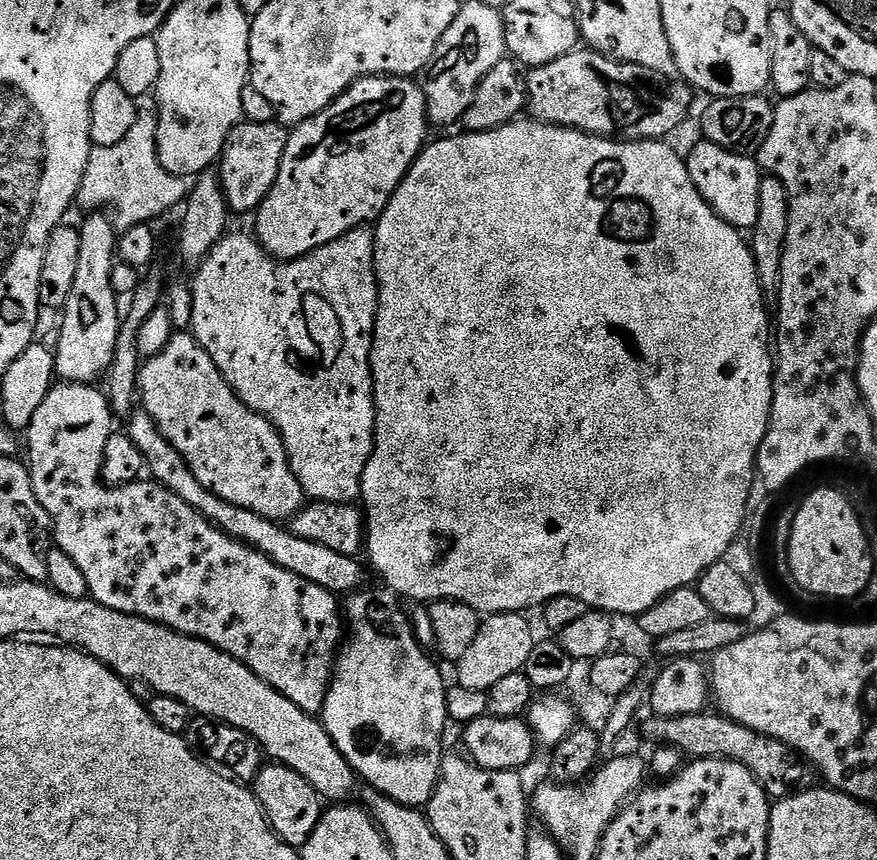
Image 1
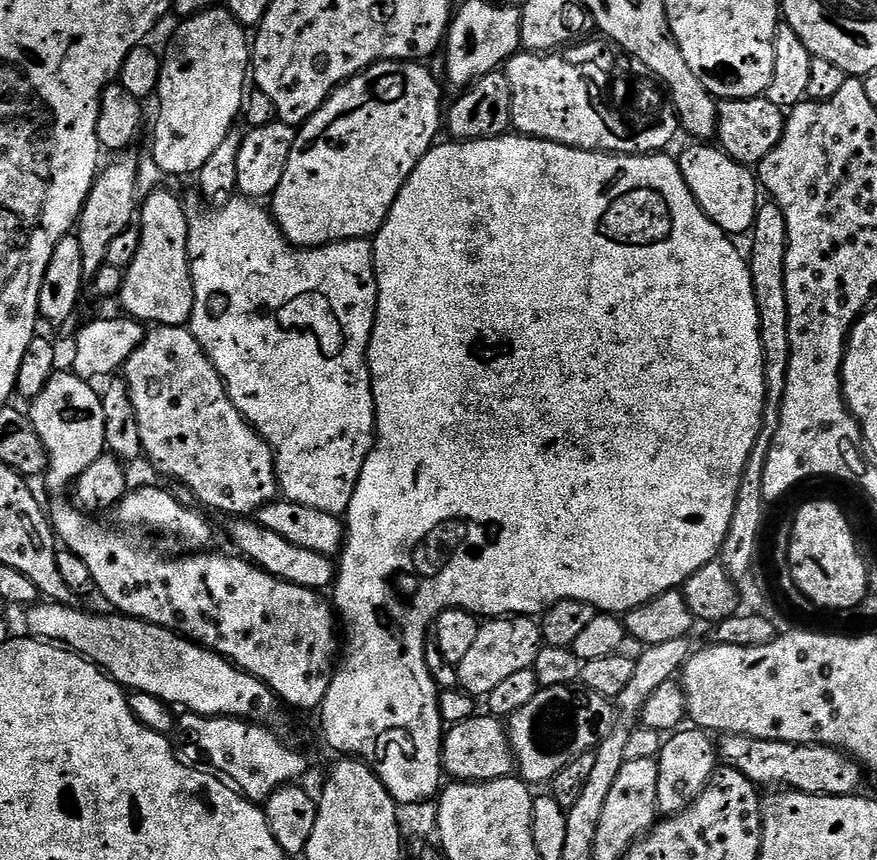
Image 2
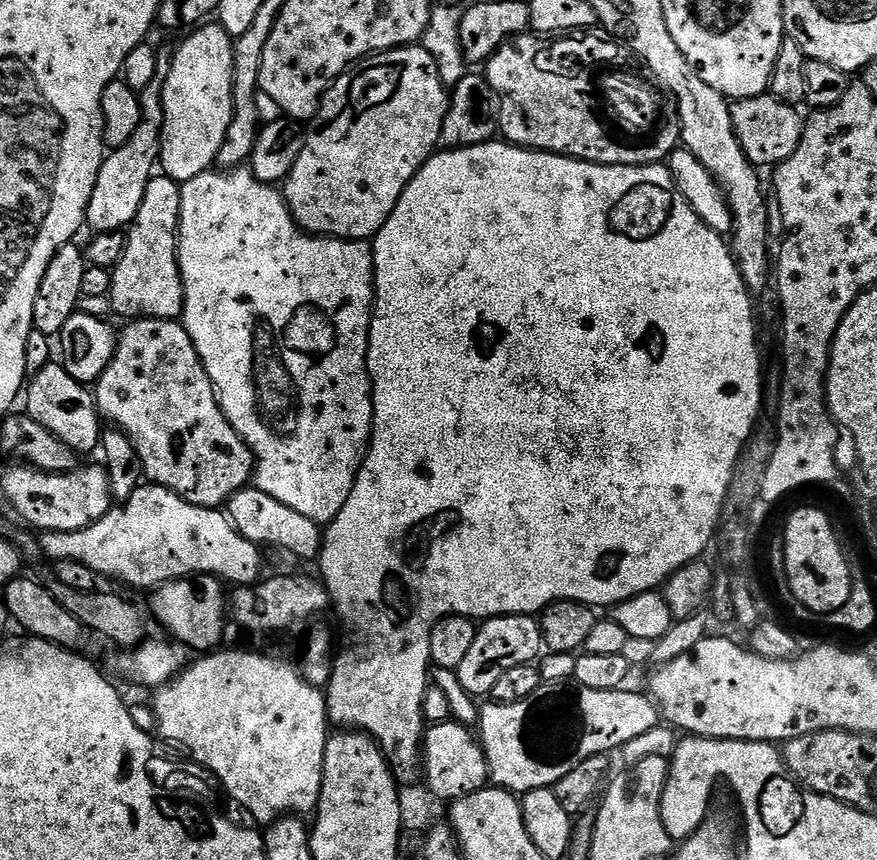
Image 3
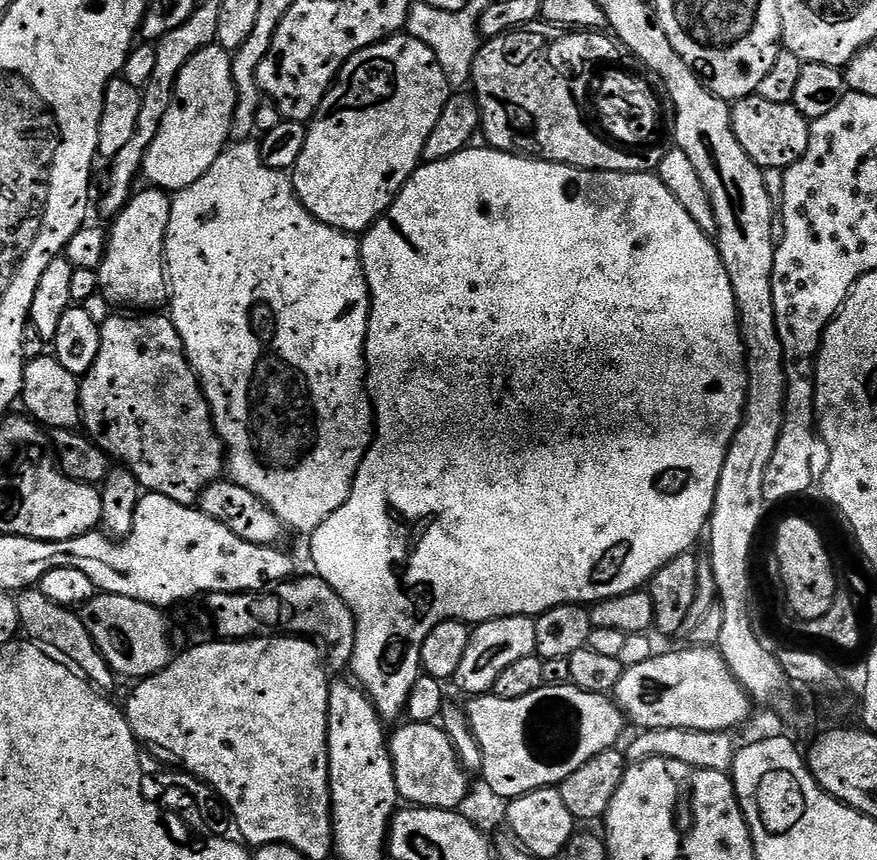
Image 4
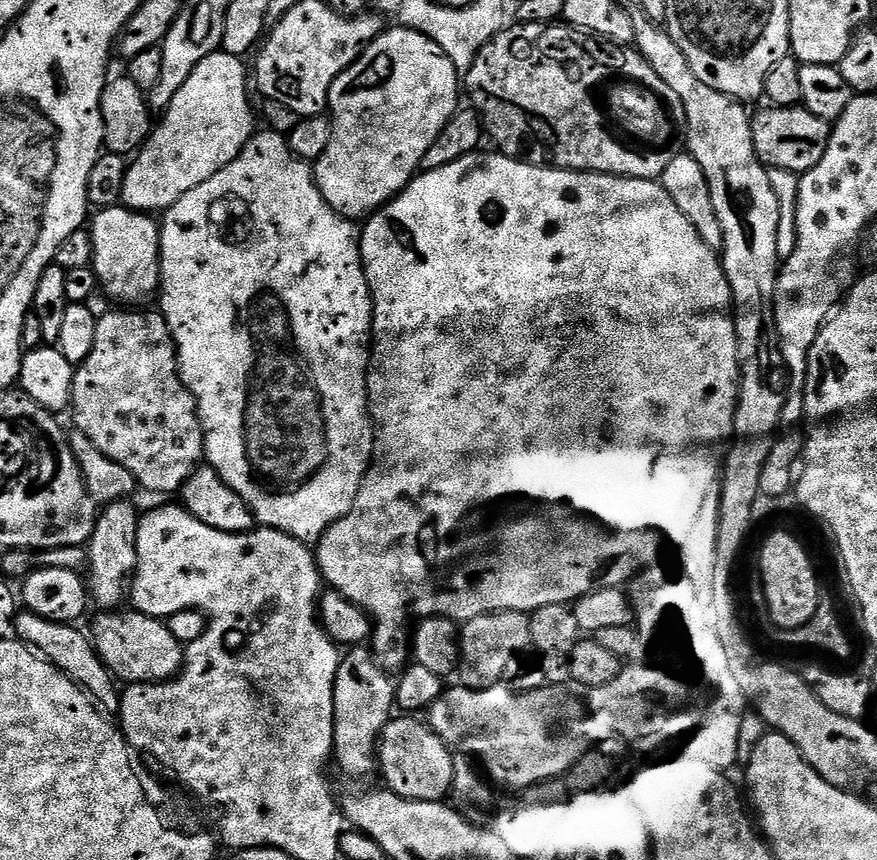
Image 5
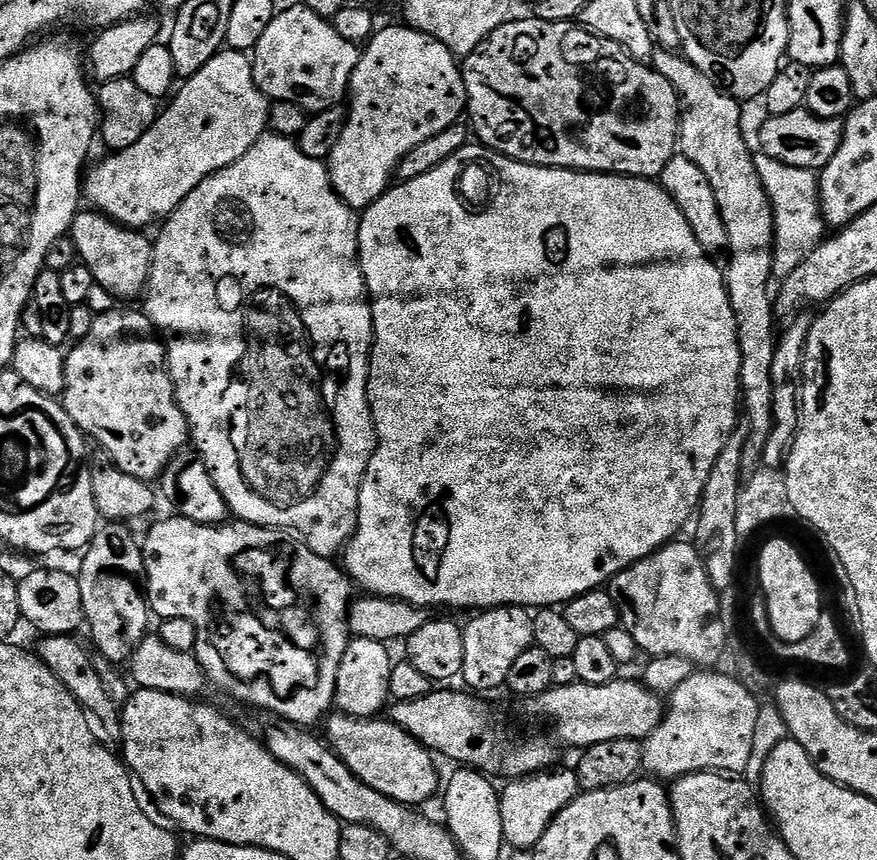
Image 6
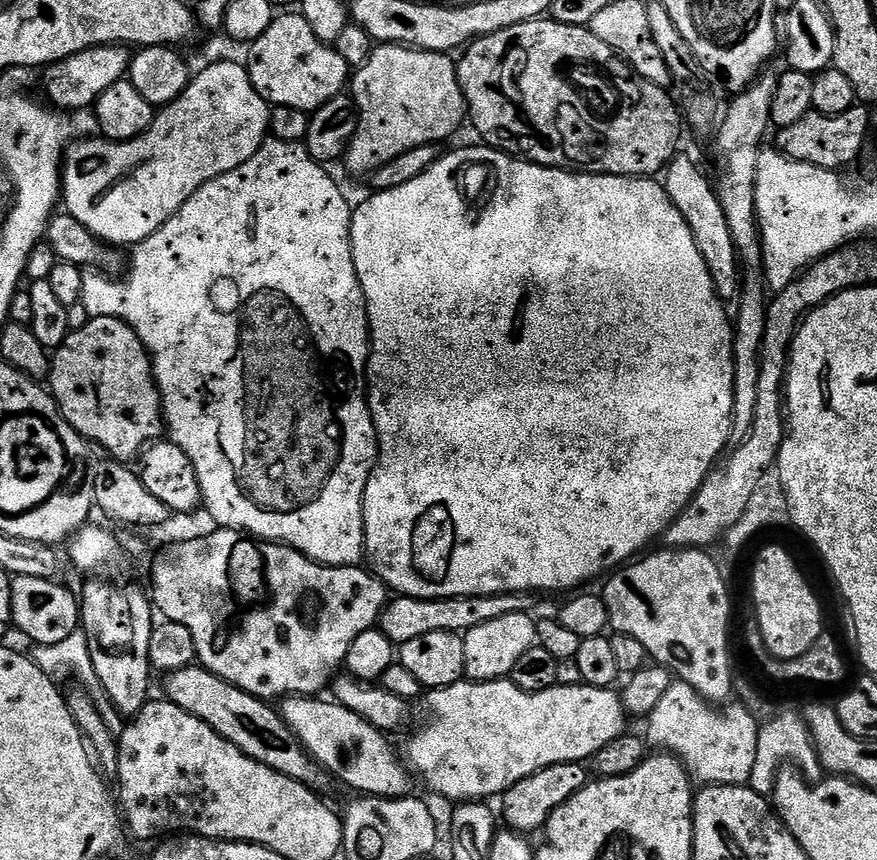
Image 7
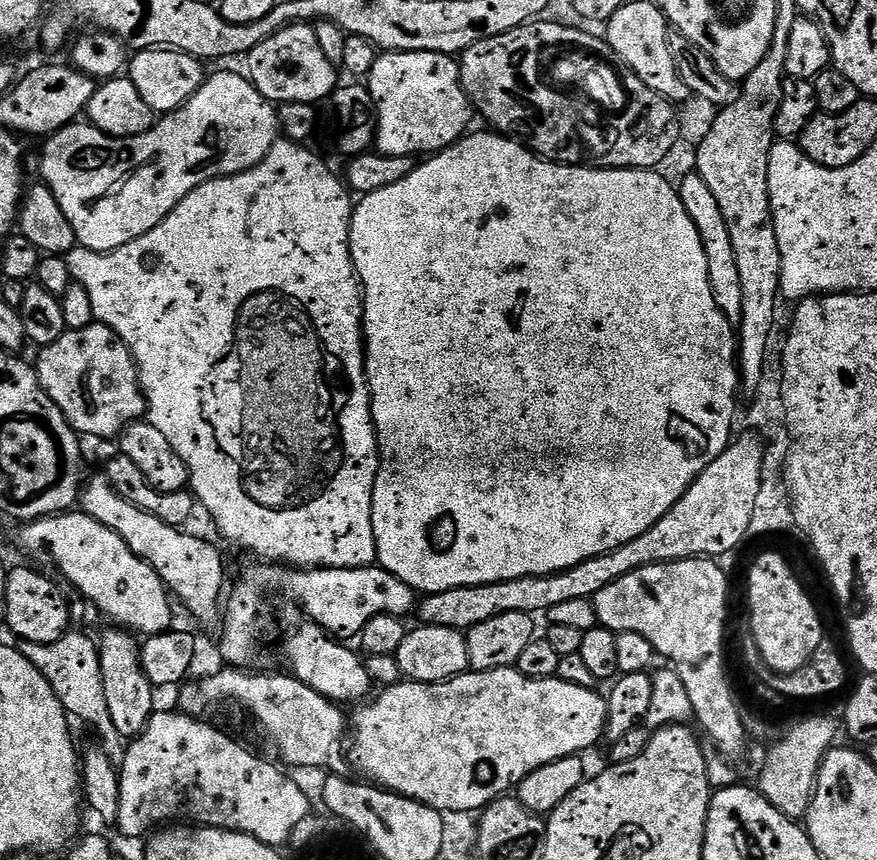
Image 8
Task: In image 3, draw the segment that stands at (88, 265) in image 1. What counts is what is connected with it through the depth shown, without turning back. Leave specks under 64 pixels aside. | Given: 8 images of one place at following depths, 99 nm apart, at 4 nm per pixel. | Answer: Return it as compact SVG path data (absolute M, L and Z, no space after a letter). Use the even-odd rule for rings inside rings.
M161 54L158 58L158 74L146 90L139 92L142 118L130 142L121 148L113 148L105 155L104 164L98 170L94 190L88 203L87 227L93 233L119 232L127 229L138 214L138 206L146 195L147 184L151 182L158 168L160 158L160 135L164 125L164 79L170 74L172 57Z

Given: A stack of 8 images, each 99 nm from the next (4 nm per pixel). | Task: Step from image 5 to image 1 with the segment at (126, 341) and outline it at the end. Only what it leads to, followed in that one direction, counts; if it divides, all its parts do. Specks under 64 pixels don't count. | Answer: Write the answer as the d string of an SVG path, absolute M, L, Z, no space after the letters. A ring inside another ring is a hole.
M177 331L156 357L143 361L138 396L143 411L154 418L158 430L162 430L174 450L186 458L186 466L194 470L194 478L198 478L206 490L214 490L218 498L234 502L234 506L242 506L242 510L254 510L254 514L267 520L284 522L300 511L306 497L292 467L288 465L280 431L265 416L250 410L237 398L236 391L228 385L218 366L214 366L210 354L206 354L191 331Z

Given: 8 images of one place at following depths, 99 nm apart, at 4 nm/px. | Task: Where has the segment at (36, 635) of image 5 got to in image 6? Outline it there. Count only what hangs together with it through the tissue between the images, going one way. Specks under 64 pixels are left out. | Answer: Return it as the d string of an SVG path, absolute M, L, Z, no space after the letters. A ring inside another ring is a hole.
M44 636L41 641L38 649L40 660L60 679L62 686L94 721L92 724L94 738L102 746L113 750L119 749L124 742L120 725L121 709L112 701L112 696L108 693L95 662L88 657L87 650L72 636Z

